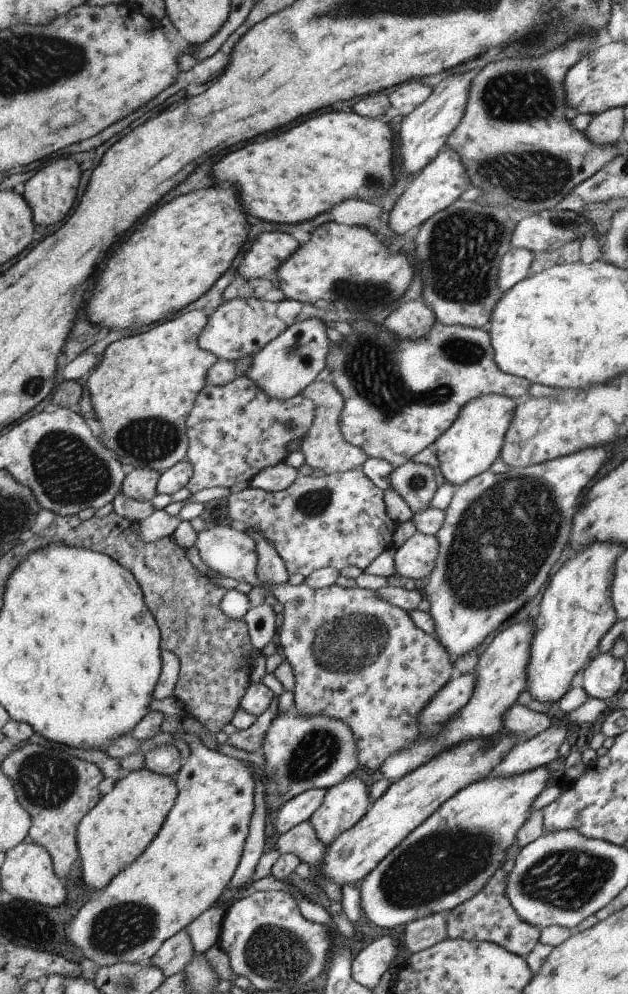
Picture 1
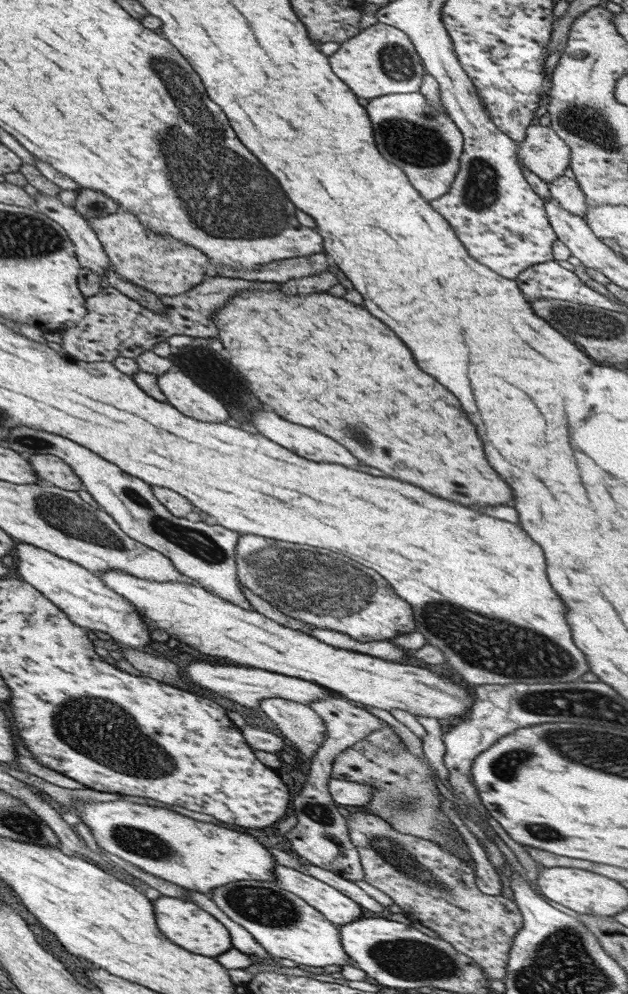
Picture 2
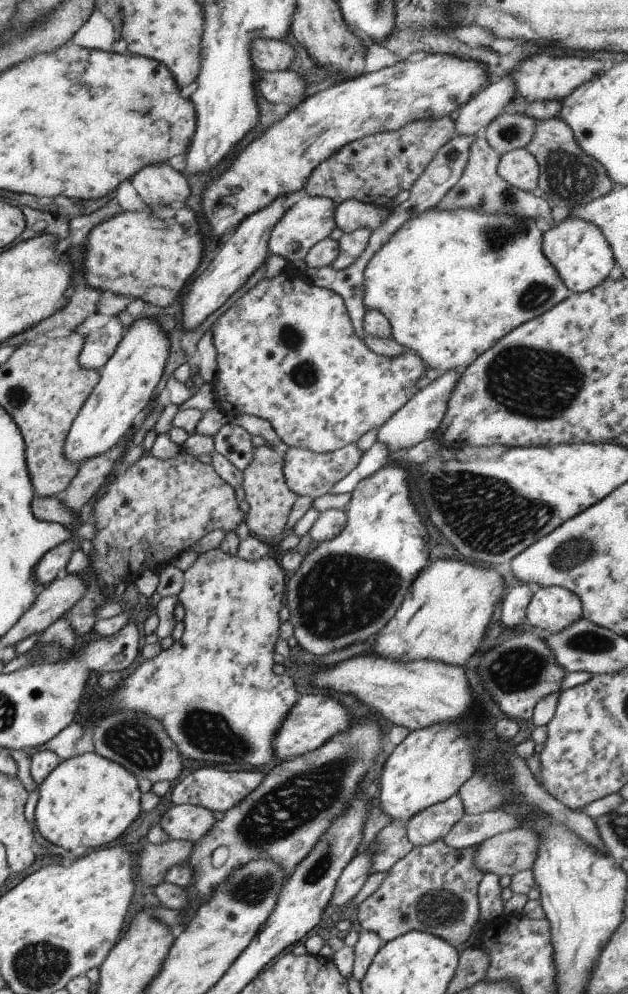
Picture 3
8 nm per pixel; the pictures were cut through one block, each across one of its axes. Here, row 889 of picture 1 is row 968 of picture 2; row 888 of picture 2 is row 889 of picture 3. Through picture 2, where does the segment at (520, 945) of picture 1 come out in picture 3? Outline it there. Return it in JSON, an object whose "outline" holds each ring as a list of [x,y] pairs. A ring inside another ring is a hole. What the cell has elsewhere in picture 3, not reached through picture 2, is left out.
{"outline":[[[441,840],[413,847],[391,867],[381,886],[357,905],[356,930],[373,931],[385,943],[409,931],[421,931],[438,936],[452,945],[463,944],[479,920],[478,884],[484,872],[474,865],[477,850],[477,844],[454,849]]]}

